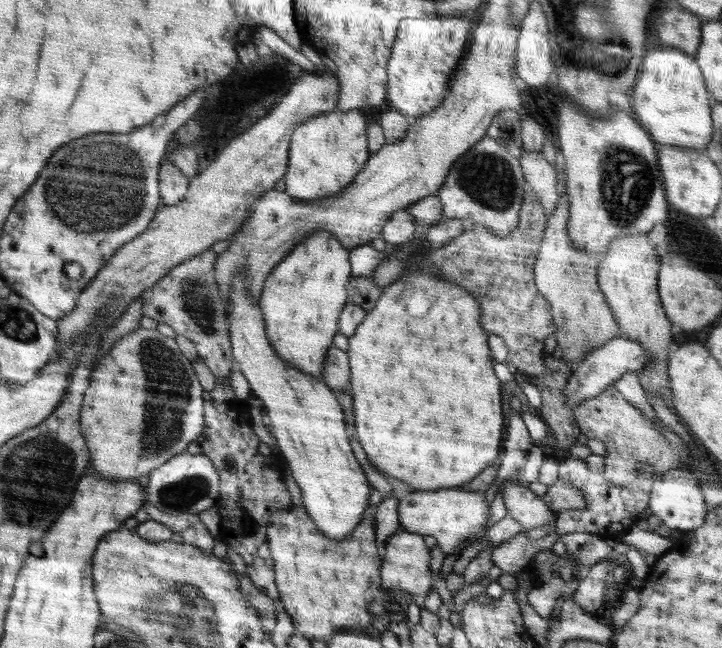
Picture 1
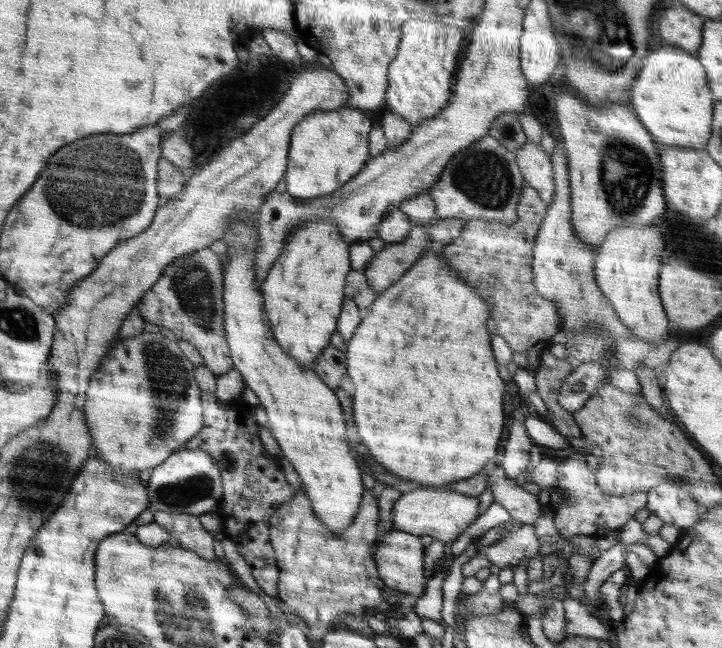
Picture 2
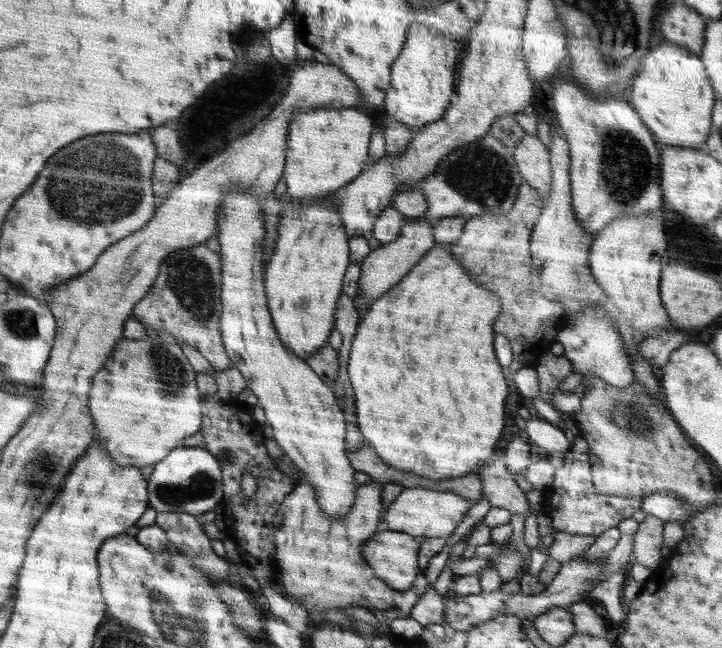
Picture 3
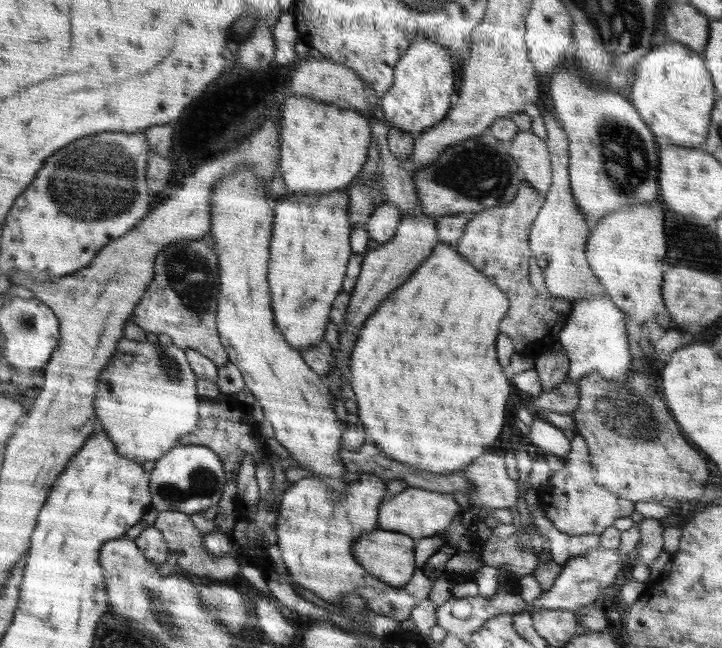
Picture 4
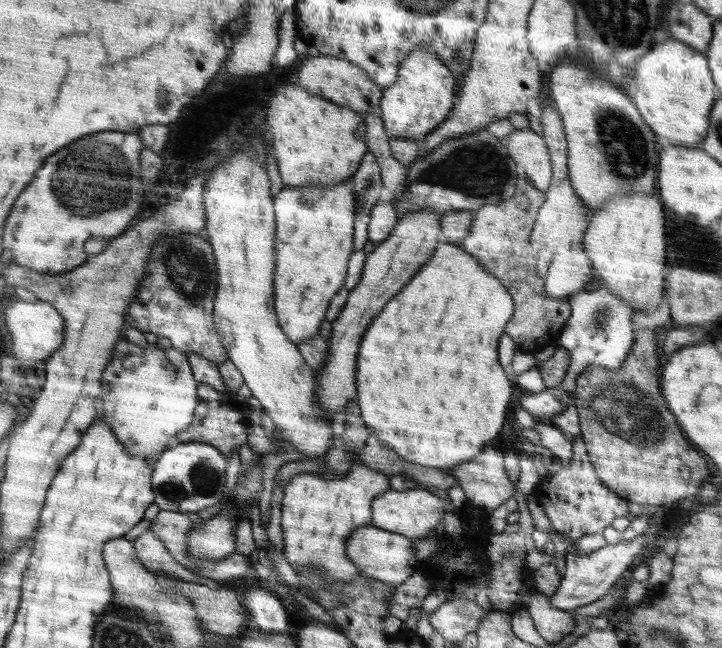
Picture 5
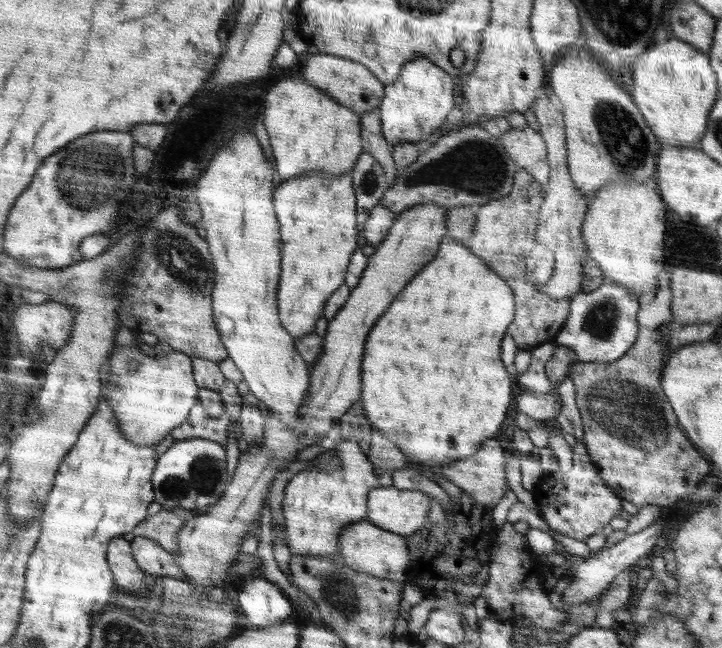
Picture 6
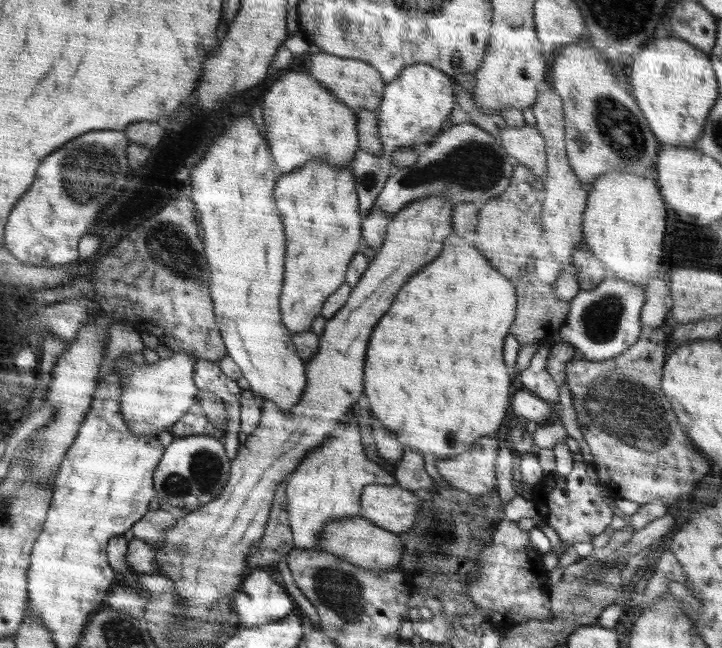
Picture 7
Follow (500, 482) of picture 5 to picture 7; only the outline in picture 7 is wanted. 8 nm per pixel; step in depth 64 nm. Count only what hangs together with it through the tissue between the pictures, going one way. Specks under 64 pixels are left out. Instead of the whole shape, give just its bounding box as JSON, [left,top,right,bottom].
[438,436,500,496]

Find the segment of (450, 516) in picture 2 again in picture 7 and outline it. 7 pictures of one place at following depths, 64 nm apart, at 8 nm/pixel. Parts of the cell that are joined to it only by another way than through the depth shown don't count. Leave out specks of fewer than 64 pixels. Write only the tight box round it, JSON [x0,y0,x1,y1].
[361,485,423,533]

